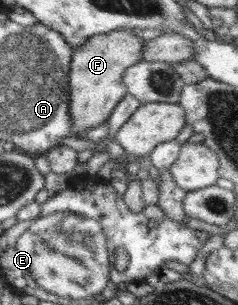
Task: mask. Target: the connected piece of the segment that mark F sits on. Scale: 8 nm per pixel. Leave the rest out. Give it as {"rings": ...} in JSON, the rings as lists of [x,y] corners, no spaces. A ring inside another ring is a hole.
{"rings":[[[112,30],[86,39],[82,46],[71,53],[69,71],[69,114],[73,135],[84,137],[87,129],[103,124],[118,102],[127,94],[123,82],[125,69],[143,59],[145,39],[135,36],[133,30]]]}

